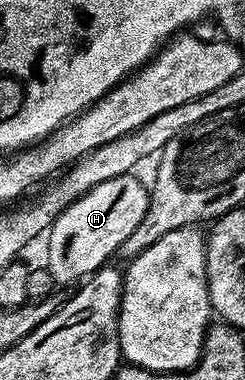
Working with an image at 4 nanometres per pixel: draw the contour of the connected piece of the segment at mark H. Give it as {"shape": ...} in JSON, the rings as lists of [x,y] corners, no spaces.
{"shape":[[[126,174],[118,175],[117,178],[109,181],[101,181],[101,185],[97,185],[92,191],[86,191],[80,199],[72,201],[51,223],[45,235],[45,240],[47,239],[45,266],[51,276],[55,278],[56,284],[75,282],[78,284],[80,281],[94,276],[99,268],[110,260],[107,258],[118,252],[120,245],[129,237],[129,233],[133,233],[133,229],[137,229],[137,225],[141,225],[147,212],[149,191],[146,186],[142,187],[137,180],[131,178],[135,177]]]}

